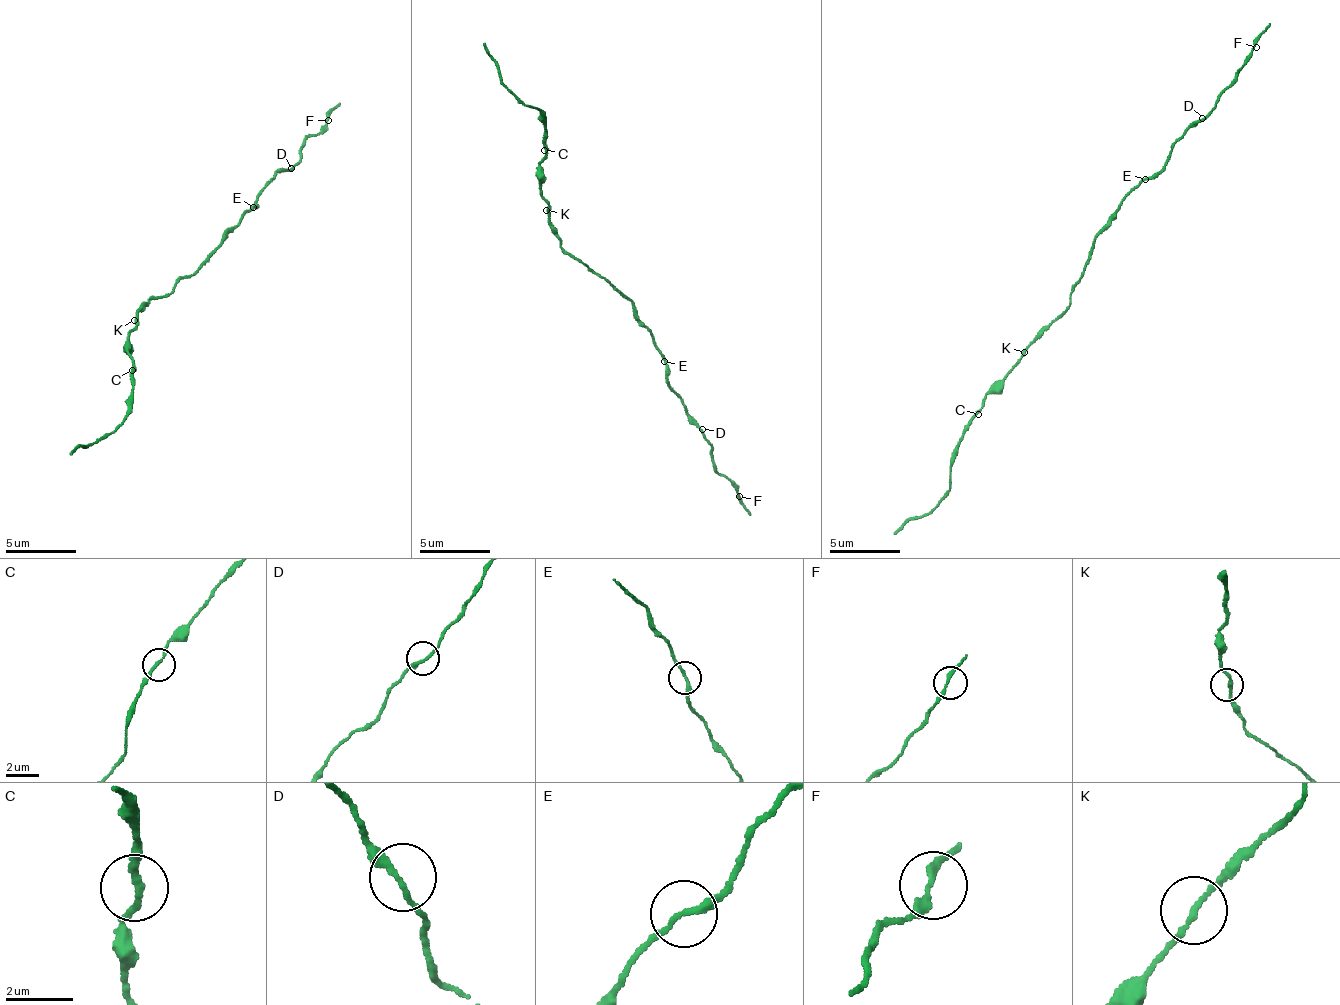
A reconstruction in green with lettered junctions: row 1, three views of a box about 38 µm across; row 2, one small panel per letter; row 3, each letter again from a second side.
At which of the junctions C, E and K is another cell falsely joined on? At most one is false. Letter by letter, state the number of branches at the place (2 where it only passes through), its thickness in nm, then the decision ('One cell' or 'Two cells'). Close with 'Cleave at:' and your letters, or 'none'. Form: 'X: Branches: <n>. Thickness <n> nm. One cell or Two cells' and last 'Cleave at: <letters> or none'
C: Branches: 2. Thickness 190 nm. One cell
E: Branches: 2. Thickness 200 nm. Two cells
K: Branches: 2. Thickness 170 nm. One cell
Cleave at: E

